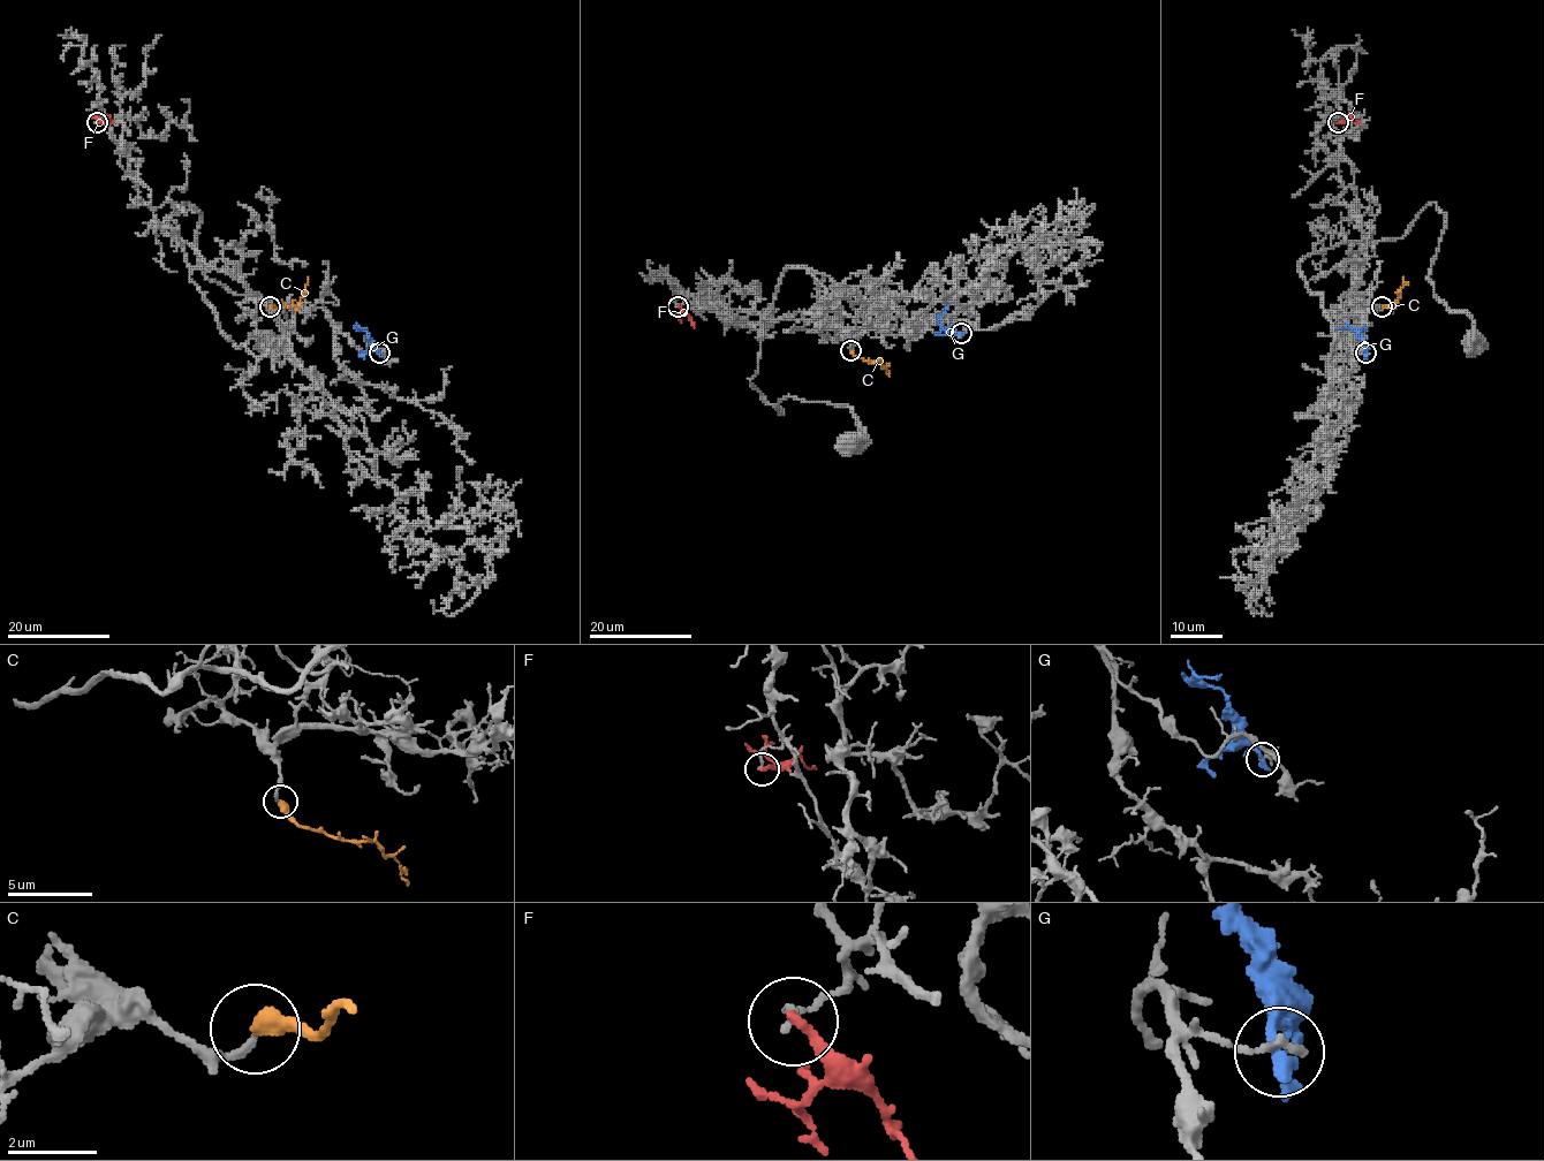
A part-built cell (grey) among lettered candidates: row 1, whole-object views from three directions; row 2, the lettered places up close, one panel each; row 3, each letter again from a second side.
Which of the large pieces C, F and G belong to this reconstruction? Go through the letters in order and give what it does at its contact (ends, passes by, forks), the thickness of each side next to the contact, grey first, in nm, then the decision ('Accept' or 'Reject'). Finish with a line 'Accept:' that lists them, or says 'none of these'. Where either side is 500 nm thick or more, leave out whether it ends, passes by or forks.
C: It ends there. Thickness 180 nm (grey) against 420 nm. Accept
F: It ends there. Thickness 160 nm (grey) against 260 nm. Reject
G: It ends there. Thickness 190 nm (grey) against 360 nm. Reject
Accept: C

